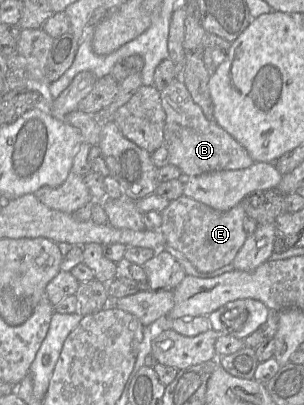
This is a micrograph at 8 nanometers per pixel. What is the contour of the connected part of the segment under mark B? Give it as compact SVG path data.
M177 76L163 91L160 91L165 111L164 145L169 152L169 163L178 167L187 176L221 170L245 169L254 160L247 150L214 120L205 117L202 109L193 101L191 94Z

